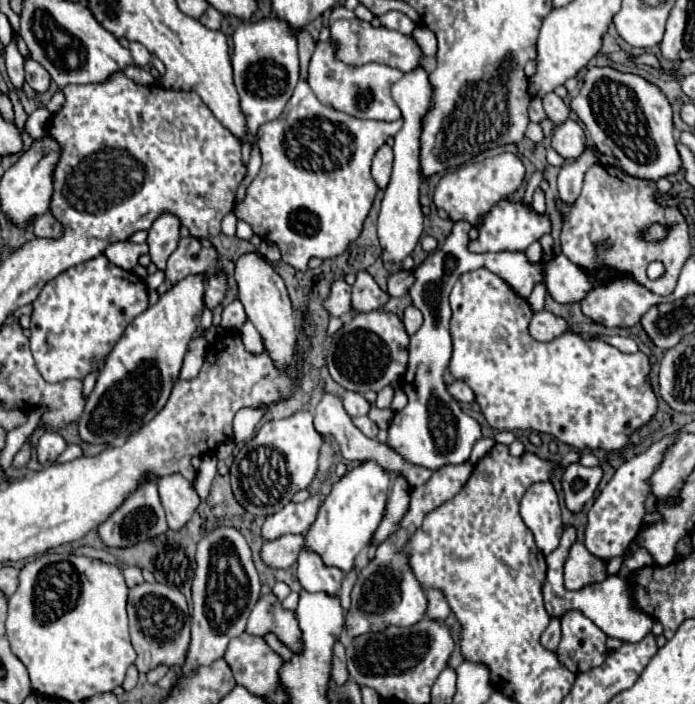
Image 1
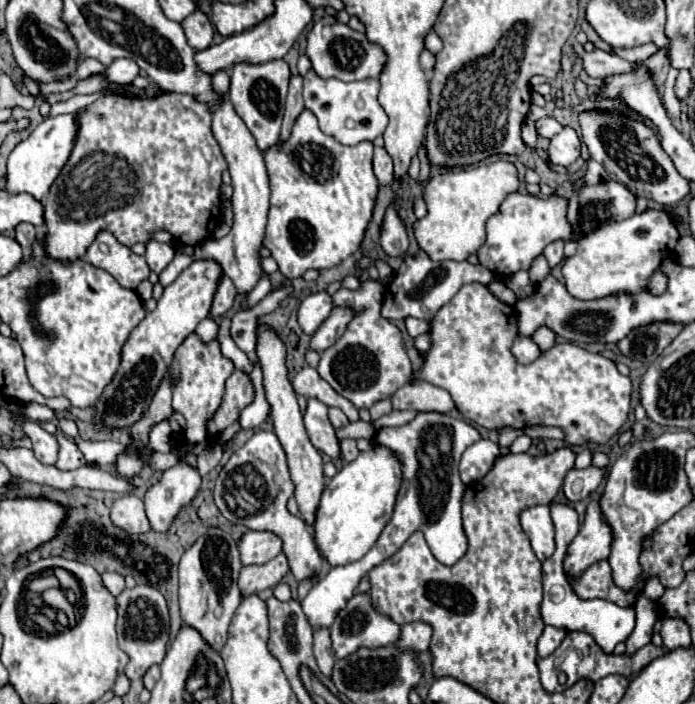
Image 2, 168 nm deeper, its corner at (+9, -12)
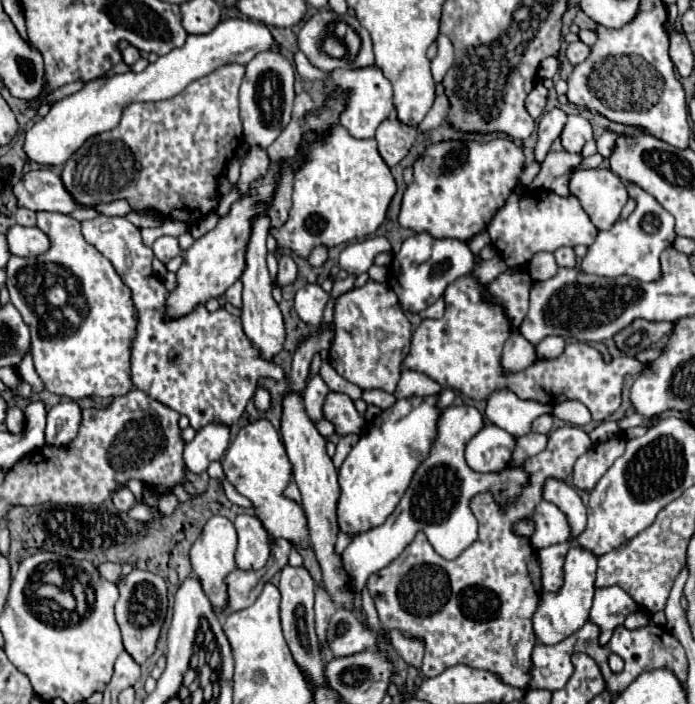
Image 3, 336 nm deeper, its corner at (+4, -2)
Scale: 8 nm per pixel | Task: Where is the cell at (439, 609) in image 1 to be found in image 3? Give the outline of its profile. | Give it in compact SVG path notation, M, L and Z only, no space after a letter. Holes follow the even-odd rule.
M389 630L389 638L391 638L393 648L401 654L401 658L407 664L411 664L415 668L421 666L425 650L423 650L423 642L419 642L419 638L407 638L405 634L399 634L399 630Z

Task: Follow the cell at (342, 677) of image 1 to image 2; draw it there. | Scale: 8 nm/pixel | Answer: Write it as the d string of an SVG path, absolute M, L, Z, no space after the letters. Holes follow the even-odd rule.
M318 628L314 630L314 658L322 670L324 676L332 674L332 666L336 662L332 644L330 644L330 632L328 628Z

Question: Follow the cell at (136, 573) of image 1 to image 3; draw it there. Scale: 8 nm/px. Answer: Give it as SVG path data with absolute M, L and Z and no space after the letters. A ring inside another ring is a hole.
M103 562L99 566L99 572L103 578L107 578L109 582L117 582L121 578L121 566L115 562Z

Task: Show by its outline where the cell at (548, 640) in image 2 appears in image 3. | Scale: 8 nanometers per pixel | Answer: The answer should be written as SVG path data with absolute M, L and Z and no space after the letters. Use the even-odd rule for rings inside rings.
M573 544L565 558L565 584L557 594L543 594L539 608L533 616L533 630L539 642L543 644L557 644L577 632L589 618L593 592L595 592L595 570L597 570L597 556L591 550Z

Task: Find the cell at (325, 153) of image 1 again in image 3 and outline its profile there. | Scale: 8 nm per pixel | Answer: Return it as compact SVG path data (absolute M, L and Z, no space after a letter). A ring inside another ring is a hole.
M333 124L325 134L317 136L317 132L307 130L301 140L301 152L305 154L301 166L295 170L295 186L293 186L293 206L289 218L283 226L271 228L271 236L277 240L277 248L291 250L299 258L307 258L317 246L339 246L349 240L365 238L373 234L385 220L387 206L395 194L395 180L389 172L389 166L377 152L377 142L357 140L353 138L341 124Z

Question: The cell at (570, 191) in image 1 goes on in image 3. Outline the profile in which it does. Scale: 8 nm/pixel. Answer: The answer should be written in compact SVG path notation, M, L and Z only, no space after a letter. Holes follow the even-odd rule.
M563 246L563 248L555 250L553 254L555 254L555 258L557 258L557 264L559 264L559 266L565 266L565 268L575 268L577 260L575 260L575 252L573 252L573 248Z

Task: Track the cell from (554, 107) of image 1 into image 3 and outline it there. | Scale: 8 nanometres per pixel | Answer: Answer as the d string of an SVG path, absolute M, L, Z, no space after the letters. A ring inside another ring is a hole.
M557 108L557 110L551 110L551 112L545 112L539 122L537 122L537 134L539 134L539 142L535 146L535 160L537 162L543 162L545 154L549 152L553 140L559 138L563 126L567 122L567 114Z

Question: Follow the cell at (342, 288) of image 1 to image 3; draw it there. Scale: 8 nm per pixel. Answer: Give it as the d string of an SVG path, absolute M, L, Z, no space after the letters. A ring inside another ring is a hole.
M305 284L295 296L295 310L305 324L319 326L323 322L327 302L329 294L319 284Z

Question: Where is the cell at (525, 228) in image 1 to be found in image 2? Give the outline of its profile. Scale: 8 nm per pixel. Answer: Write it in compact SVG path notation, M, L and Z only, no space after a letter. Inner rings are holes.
M510 194L500 210L490 216L486 222L488 238L484 246L478 250L478 260L484 268L494 272L496 276L510 276L518 270L528 270L532 262L542 254L542 250L556 242L568 242L572 236L580 240L584 234L580 230L574 230L572 224L566 218L568 210L568 198L564 196L550 196L550 198L538 198L530 194Z

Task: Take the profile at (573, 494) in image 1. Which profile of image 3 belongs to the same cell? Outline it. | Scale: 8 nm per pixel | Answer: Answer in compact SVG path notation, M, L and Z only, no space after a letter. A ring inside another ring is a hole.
M615 436L613 440L593 444L587 450L587 454L579 456L575 462L575 468L573 468L575 488L591 492L595 488L595 484L599 482L599 478L607 472L607 468L623 454L625 442L627 440L623 436Z

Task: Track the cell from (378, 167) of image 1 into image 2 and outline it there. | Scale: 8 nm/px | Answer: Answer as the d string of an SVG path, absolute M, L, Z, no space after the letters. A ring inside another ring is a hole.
M374 148L374 174L380 184L390 184L394 180L392 158L384 148Z

